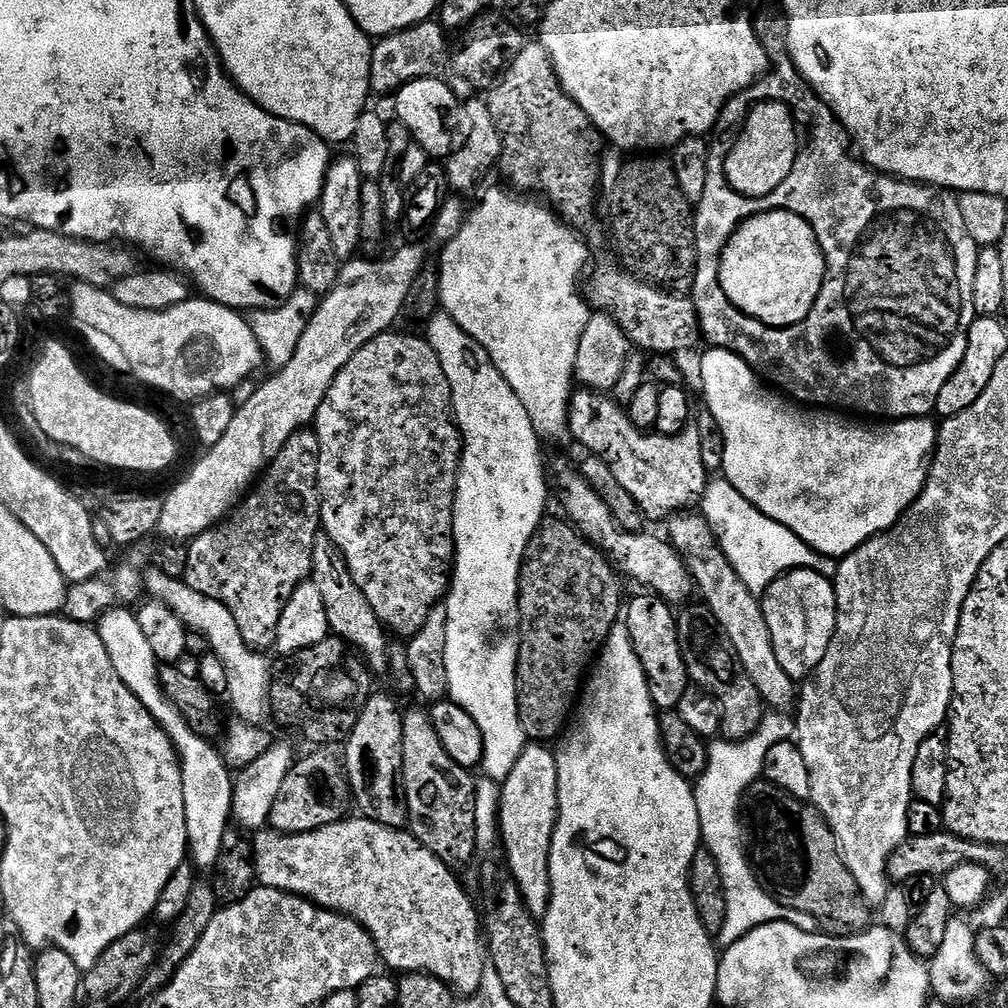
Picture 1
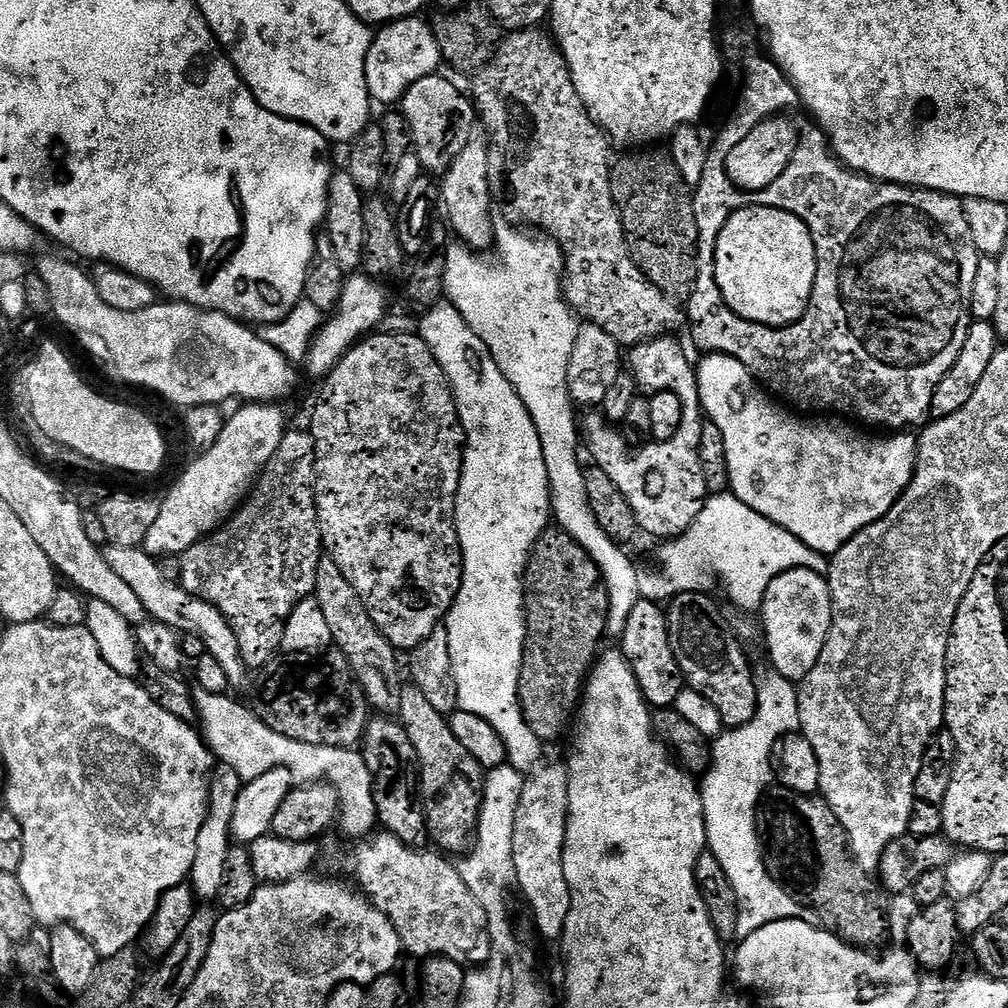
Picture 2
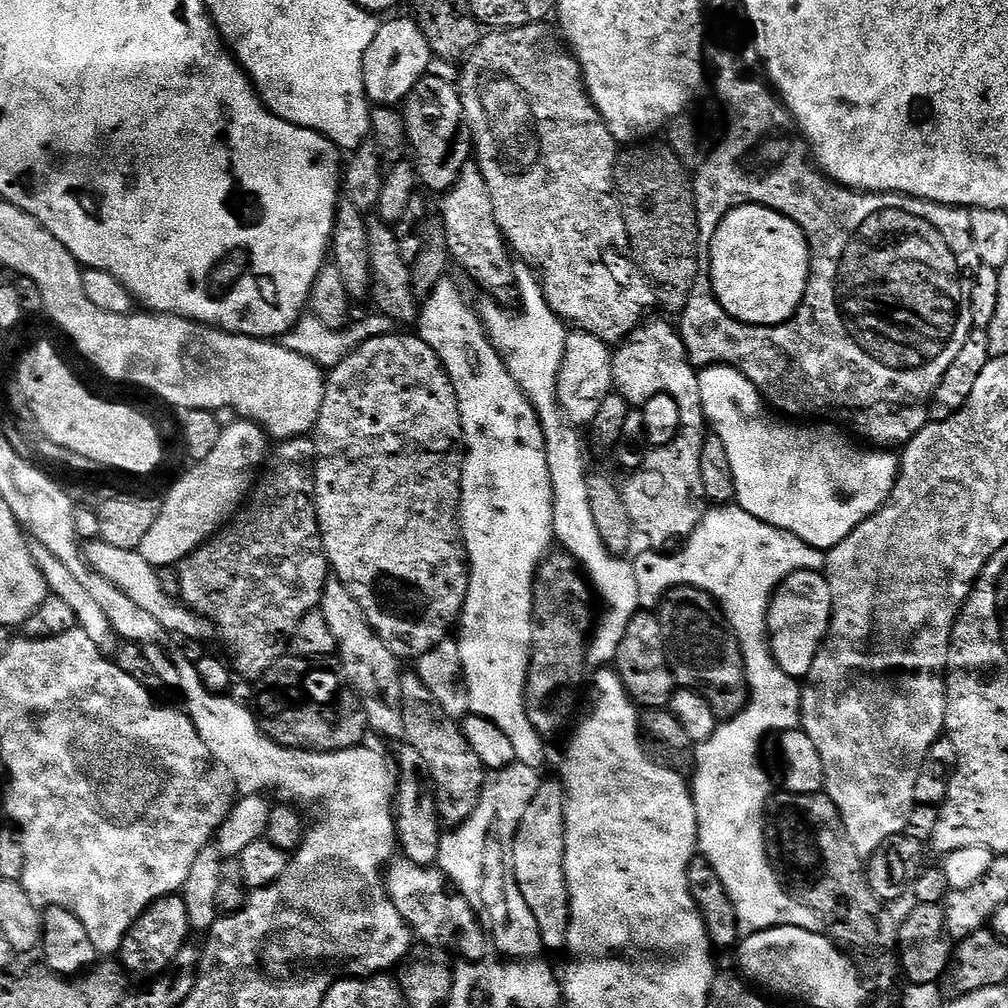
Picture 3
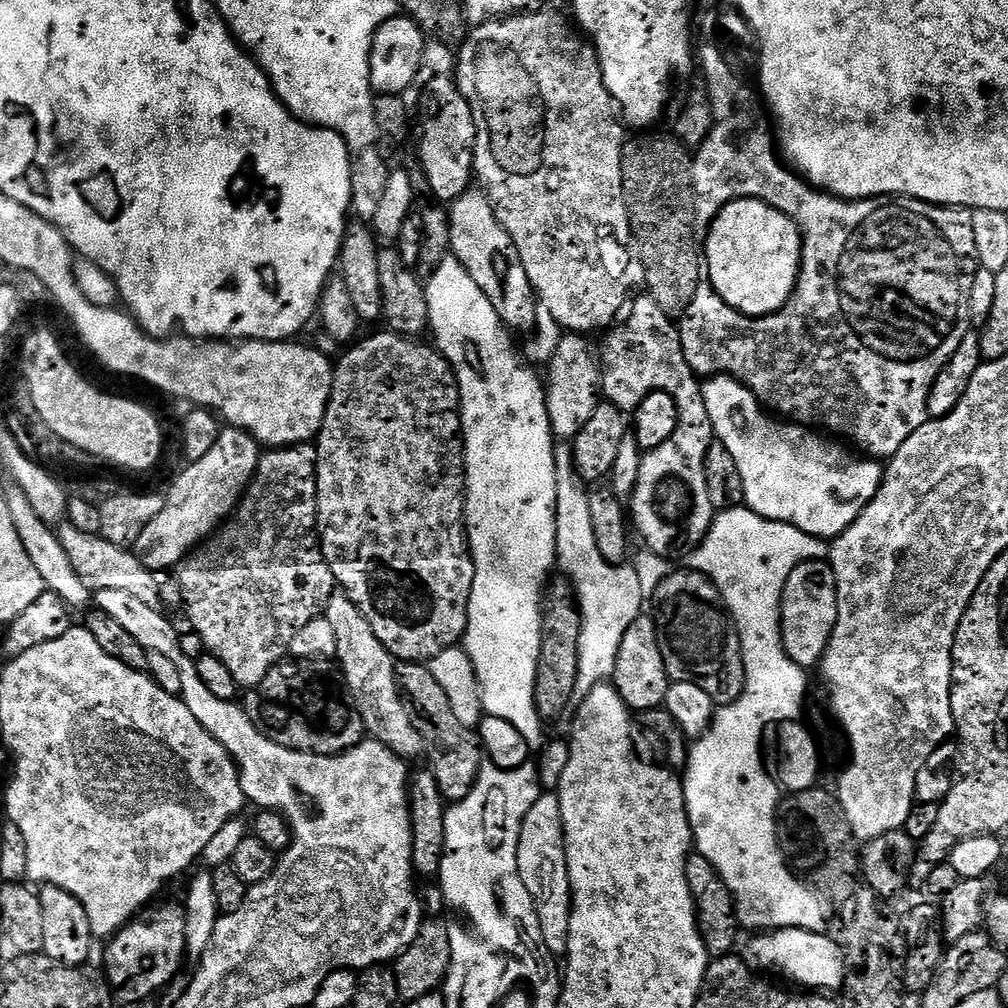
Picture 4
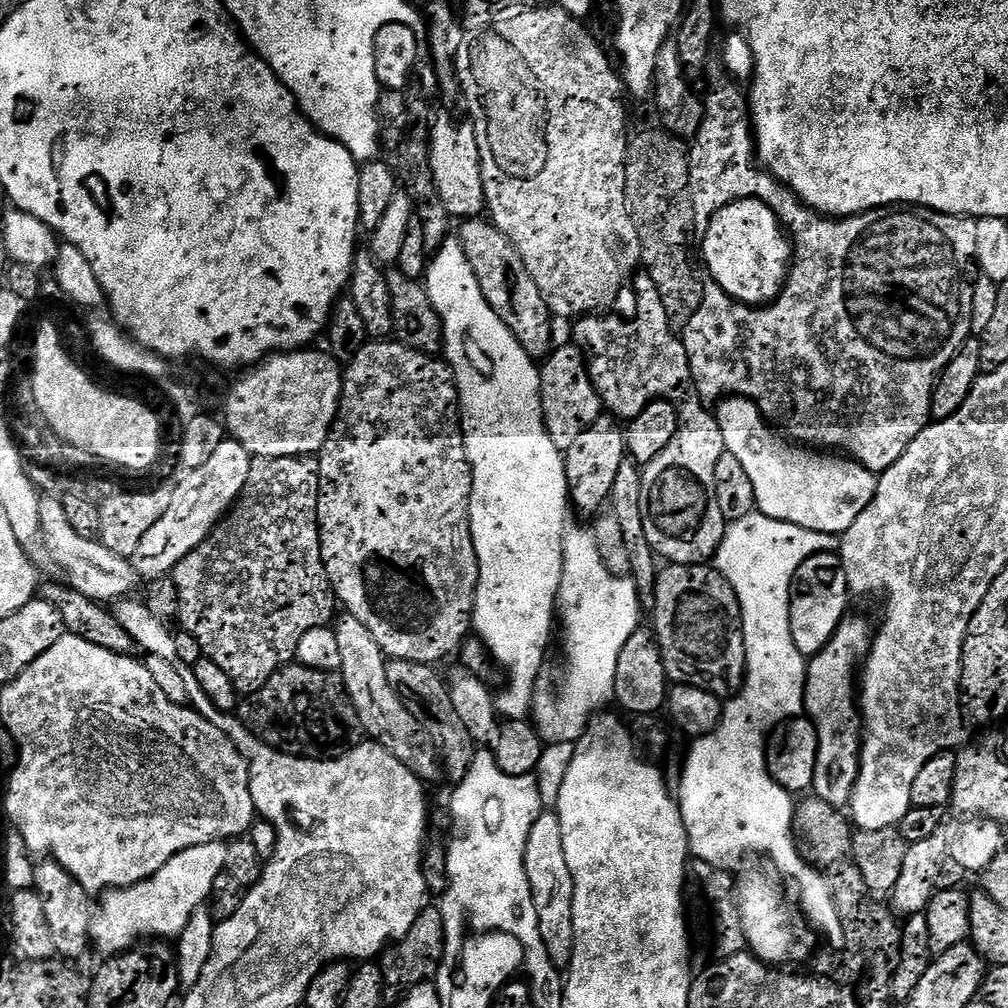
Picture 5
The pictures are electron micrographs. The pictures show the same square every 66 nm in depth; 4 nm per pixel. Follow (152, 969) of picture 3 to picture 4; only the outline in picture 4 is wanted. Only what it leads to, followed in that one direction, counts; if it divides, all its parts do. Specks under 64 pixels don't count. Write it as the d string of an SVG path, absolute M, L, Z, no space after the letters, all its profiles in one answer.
M179 903L156 910L145 909L142 915L122 927L107 943L102 970L111 990L111 999L120 1006L132 1006L171 985L180 974L185 946L185 912Z

